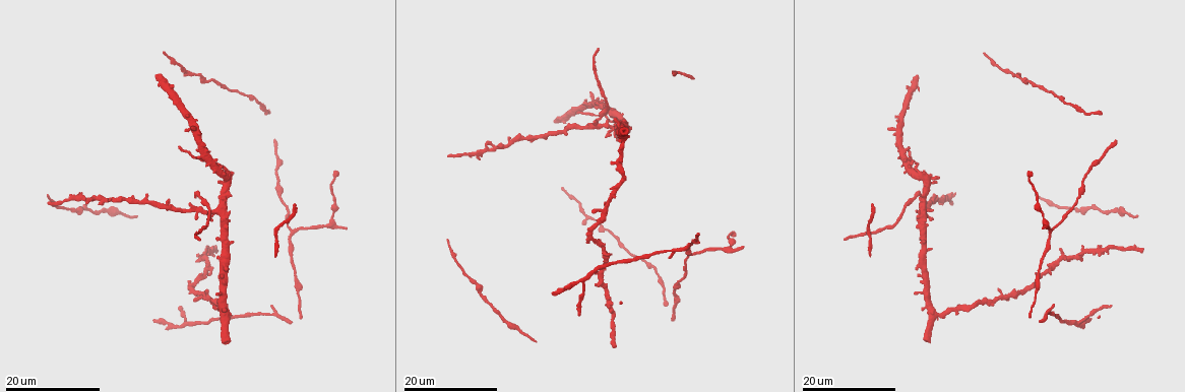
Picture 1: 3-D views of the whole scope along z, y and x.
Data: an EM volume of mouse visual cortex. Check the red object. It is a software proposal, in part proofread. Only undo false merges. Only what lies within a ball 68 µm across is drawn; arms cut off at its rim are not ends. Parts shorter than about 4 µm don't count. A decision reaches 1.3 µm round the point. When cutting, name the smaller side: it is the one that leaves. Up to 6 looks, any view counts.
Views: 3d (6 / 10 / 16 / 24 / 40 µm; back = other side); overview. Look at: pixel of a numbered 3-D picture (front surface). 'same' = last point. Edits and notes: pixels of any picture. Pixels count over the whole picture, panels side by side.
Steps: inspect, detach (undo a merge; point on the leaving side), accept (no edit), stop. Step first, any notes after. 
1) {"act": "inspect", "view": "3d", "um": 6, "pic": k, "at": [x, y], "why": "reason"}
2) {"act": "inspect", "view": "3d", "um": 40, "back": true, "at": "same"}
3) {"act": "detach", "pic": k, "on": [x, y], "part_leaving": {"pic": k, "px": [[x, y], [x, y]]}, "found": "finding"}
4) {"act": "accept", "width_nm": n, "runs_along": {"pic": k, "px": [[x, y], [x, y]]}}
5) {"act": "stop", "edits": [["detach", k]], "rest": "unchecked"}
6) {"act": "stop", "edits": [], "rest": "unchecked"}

{"act": "inspect", "view": "3d", "um": 16, "pic": 1, "at": [1091, 167], "why": "sudden change in width"}

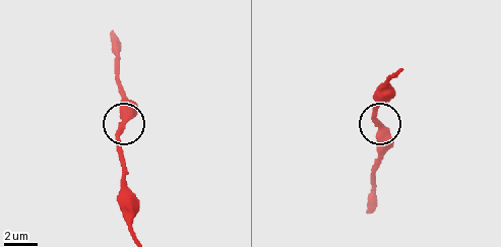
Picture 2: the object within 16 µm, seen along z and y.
{"act": "inspect", "view": "3d", "um": 10, "pic": 2, "at": [118, 130]}

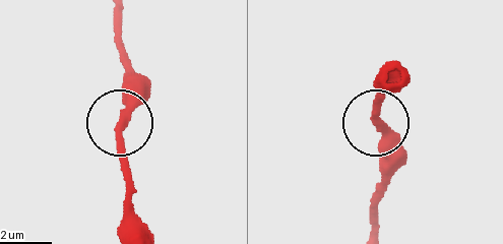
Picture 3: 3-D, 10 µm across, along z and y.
{"act": "accept", "found": "one cell here"}

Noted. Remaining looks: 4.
{"act": "inspect", "view": "3d", "um": 24, "pic": 1, "at": [293, 230], "why": "branch point"}

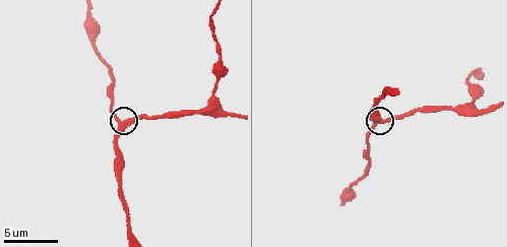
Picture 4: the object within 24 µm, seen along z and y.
{"act": "inspect", "view": "3d", "um": 10, "pic": 4, "at": [379, 123]}

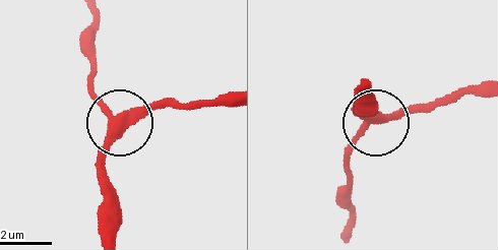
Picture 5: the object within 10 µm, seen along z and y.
{"act": "accept", "arms": 3, "runs_along": {"pic": 5, "px": [[106, 231], [106, 152], [115, 126], [176, 106]]}, "found": "one cell here"}

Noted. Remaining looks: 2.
{"act": "inspect", "view": "3d", "um": 16, "pic": 1, "at": [214, 208], "why": "four or more arms meet"}

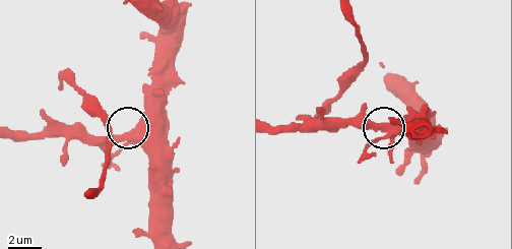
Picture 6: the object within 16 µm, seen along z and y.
{"act": "inspect", "view": "3d", "um": 10, "pic": 6, "at": [128, 135]}

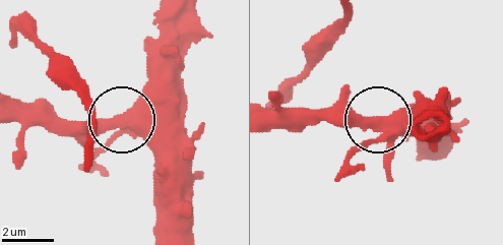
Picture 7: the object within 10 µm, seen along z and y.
{"act": "accept", "found": "one cell here"}

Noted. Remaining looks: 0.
{"act": "stop", "edits": [], "rest": "unchecked"}

